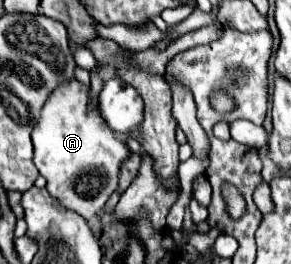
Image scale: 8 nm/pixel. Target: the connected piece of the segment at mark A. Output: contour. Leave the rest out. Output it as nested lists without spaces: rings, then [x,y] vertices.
[[[78,81],[58,87],[42,109],[40,123],[32,133],[34,143],[34,165],[46,179],[48,193],[58,199],[58,203],[70,211],[76,211],[84,219],[92,219],[108,201],[108,197],[118,189],[118,175],[122,161],[130,155],[124,141],[116,139],[114,131],[100,119],[98,109],[88,109],[88,87]]]

